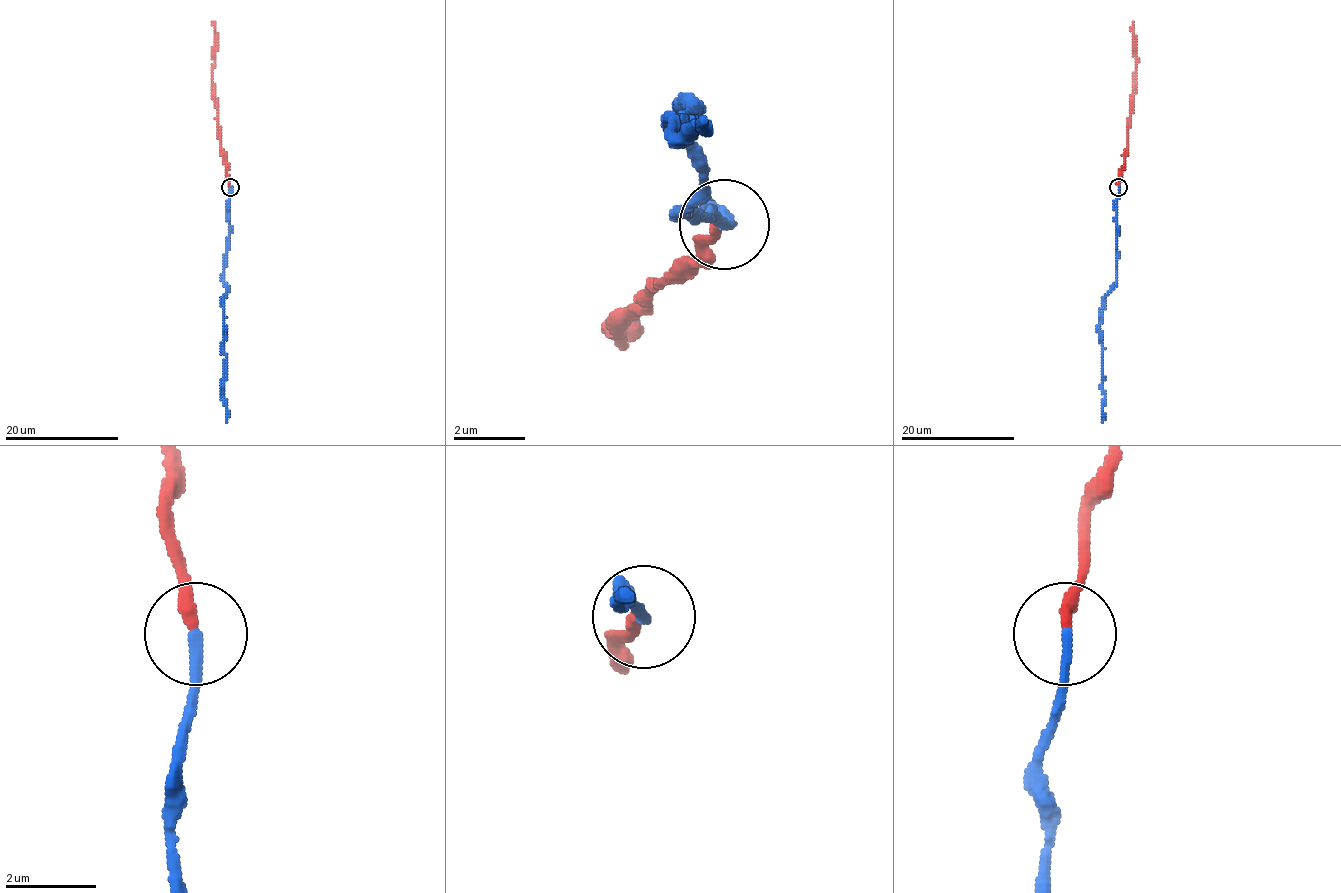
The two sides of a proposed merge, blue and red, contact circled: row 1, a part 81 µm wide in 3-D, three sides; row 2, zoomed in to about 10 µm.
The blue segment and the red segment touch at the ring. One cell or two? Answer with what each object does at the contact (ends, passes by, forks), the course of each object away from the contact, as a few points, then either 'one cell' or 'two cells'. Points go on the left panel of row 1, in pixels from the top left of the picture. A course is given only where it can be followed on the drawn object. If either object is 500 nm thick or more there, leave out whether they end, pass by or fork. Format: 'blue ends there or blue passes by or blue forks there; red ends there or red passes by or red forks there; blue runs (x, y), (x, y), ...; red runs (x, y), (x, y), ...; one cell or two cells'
blue ends there; red ends there; blue runs (230, 187), (223, 353), (225, 356), (223, 400), (227, 421); red runs (230, 187), (225, 154), (220, 146), (213, 85), (214, 21); one cell

